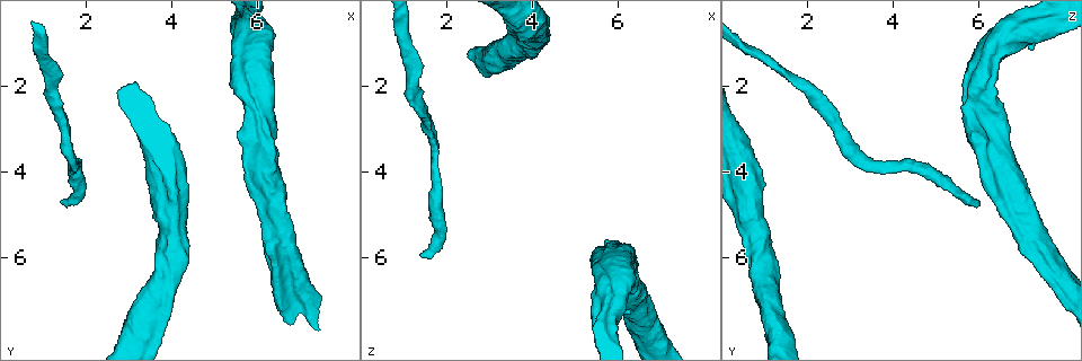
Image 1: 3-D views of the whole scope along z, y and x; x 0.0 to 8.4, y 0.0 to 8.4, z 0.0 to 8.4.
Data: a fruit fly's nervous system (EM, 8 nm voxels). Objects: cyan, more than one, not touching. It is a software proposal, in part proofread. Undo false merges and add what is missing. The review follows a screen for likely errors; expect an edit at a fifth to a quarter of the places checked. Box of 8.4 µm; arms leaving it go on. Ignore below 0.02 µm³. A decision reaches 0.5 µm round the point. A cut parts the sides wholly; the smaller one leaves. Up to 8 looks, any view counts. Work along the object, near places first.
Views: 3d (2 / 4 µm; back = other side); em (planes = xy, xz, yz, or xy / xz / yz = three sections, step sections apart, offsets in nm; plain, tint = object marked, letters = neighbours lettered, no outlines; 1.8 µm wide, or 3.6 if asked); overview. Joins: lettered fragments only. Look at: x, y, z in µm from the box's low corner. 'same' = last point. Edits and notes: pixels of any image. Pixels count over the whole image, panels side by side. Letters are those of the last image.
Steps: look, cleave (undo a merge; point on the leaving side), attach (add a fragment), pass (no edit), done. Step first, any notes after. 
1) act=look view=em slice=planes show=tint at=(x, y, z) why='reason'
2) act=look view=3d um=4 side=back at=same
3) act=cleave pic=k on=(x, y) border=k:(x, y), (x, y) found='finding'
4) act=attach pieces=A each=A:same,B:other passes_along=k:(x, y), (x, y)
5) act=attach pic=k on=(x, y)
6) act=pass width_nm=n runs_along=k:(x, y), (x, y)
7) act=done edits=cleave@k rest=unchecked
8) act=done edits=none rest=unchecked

act=look view=em slice=xz step=4 show=tint at=(1.40, 4.65, 5.95) why='an open end'

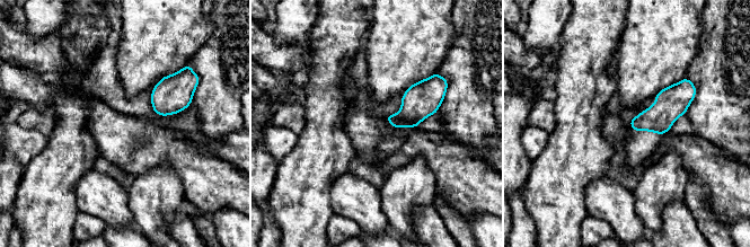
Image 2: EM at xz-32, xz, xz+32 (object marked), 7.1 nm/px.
act=look view=em slice=yz step=8 show=letters at=same

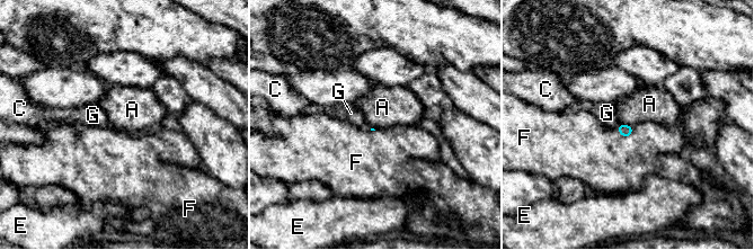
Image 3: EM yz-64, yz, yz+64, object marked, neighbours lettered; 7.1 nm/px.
act=attach pieces=F each=A:other,C:other,E:other,F:same,G:other passes_along=3:(626, 131), (624, 136), (601, 158) found='the neuron continues'

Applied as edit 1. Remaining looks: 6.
act=look view=overview

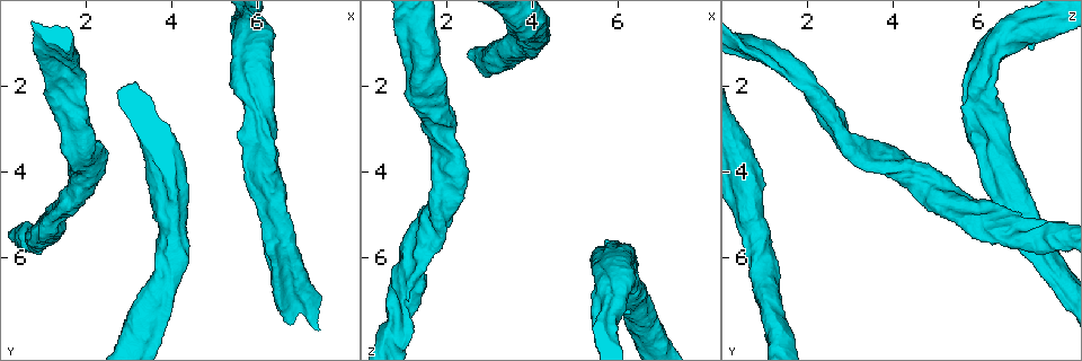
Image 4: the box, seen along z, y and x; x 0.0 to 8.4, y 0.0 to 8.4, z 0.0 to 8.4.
act=look view=em um=3.6 slice=xz step=4 show=tint at=(6.70, 6.25, 7.85) why='calibre changes'

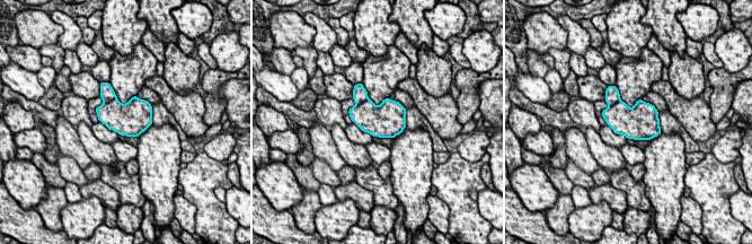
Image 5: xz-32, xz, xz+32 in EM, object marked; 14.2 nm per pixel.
act=look view=em um=3.6 slice=xz step=4 show=letters at=same

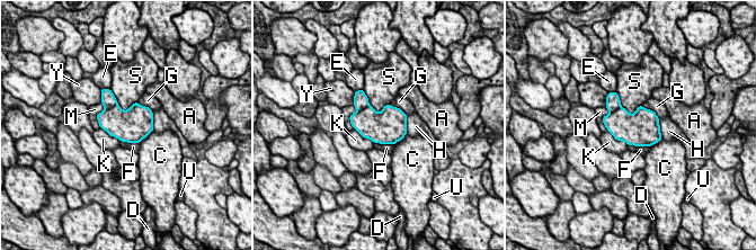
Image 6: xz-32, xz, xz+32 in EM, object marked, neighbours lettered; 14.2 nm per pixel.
act=pass longest_contact=S:440nm each=A:other,C:other,D:other,E:other,F:other,G:other,H:other,K:other,M:other,S:other,U:other,Y:other border=6:(363, 90), (375, 110), (389, 104) found='one neuron here'

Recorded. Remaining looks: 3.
act=look view=3d um=4 at=(6.15, 2.70, 6.10) why='three-way junction'

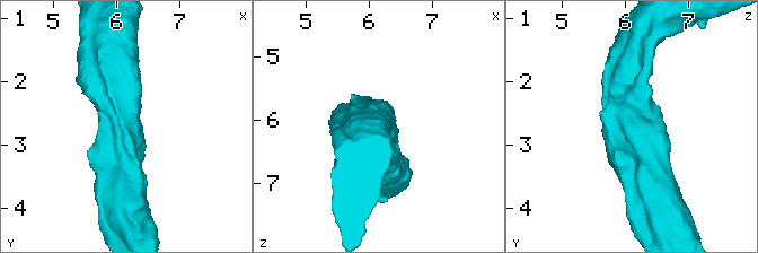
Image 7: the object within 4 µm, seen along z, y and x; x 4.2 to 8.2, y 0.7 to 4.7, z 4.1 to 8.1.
act=look view=em um=3.6 slice=planes show=tint at=(6.15, 2.70, 6.05) arms=3 arm_widths_nm=340,550,600

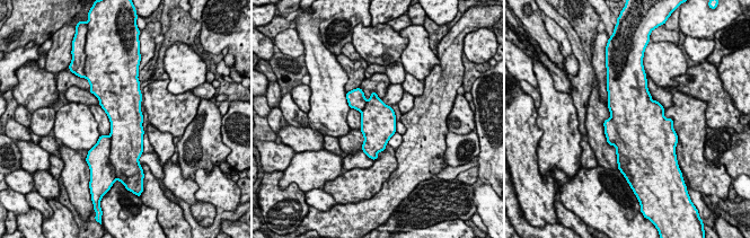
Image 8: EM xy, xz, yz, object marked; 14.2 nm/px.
act=look view=em um=3.6 slice=planes show=letters at=same

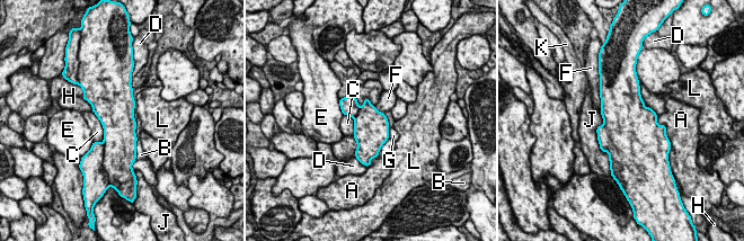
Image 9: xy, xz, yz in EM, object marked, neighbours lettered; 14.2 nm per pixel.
act=pass longest_contact=J:700nm each=A:other,B:other,C:other,D:other,E:other,F:other,G:other,H:other,J:other,K:other,L:other border=9:(599, 94), (601, 113) found='one neuron here'

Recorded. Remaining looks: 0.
act=done edits=attach@3 rest=unchecked

